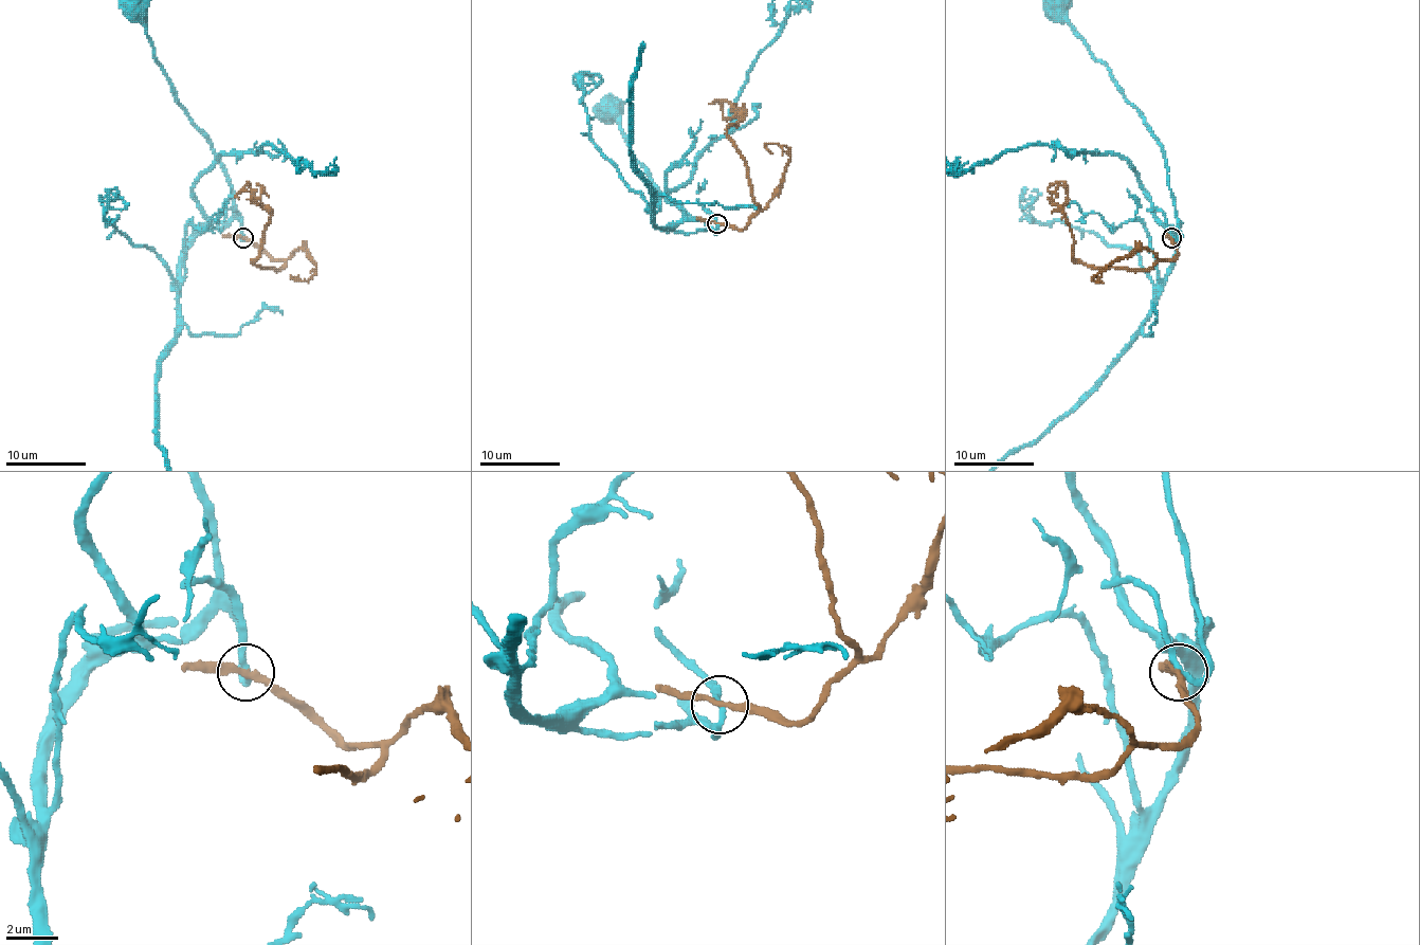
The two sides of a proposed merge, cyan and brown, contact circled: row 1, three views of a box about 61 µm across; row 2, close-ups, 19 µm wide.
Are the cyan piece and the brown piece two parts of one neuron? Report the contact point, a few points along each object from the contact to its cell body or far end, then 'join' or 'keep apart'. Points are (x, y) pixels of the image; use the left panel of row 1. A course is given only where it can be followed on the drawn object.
place (242, 237); course cyan (242, 237), (231, 179), (213, 143), (173, 95), (170, 82), (147, 36), (143, 12), (134, 4); course brown (242, 237), (285, 262), (280, 269), (252, 260), (270, 215), (254, 199), (249, 181), (238, 199); join

